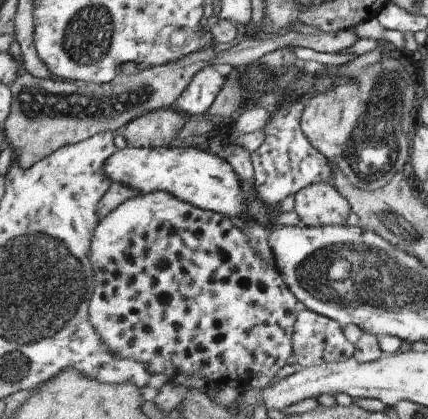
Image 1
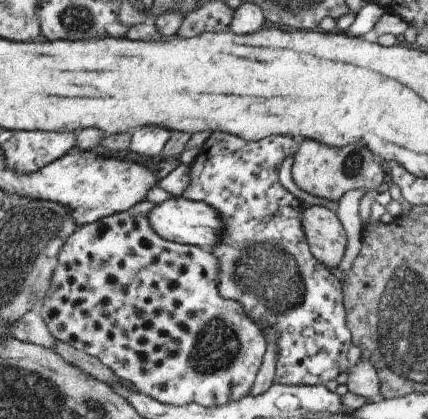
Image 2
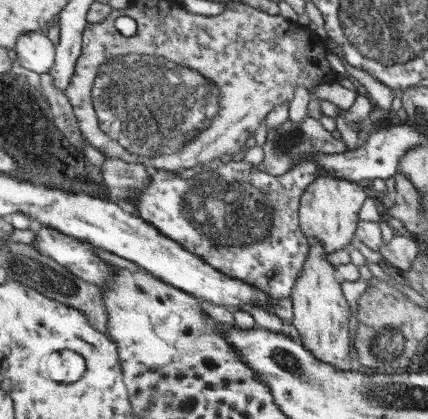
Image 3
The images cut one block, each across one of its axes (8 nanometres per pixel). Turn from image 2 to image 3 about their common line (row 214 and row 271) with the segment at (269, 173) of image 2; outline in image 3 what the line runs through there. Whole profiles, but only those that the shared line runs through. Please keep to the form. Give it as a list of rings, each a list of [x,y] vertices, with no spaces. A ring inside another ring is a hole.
[[[229,162],[219,170],[207,170],[201,176],[195,176],[191,182],[183,182],[175,172],[155,170],[151,184],[145,186],[139,200],[139,216],[159,228],[165,236],[179,242],[185,250],[205,258],[211,266],[225,272],[231,278],[259,286],[273,300],[267,306],[261,306],[265,312],[275,314],[273,304],[281,298],[291,298],[297,286],[297,280],[305,272],[305,264],[311,254],[311,242],[307,232],[301,230],[301,198],[309,186],[321,176],[321,168],[313,162],[301,162],[285,176],[271,176],[257,170],[249,162]]]

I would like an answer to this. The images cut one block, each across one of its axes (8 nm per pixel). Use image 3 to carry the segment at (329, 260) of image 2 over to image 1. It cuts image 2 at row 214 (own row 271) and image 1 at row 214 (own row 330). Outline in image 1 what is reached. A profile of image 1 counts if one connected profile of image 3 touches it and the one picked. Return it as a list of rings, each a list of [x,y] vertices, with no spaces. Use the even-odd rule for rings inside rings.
[[[321,182],[295,196],[295,212],[309,228],[345,226],[349,214],[353,212],[353,204],[349,198],[343,198],[335,186]]]

